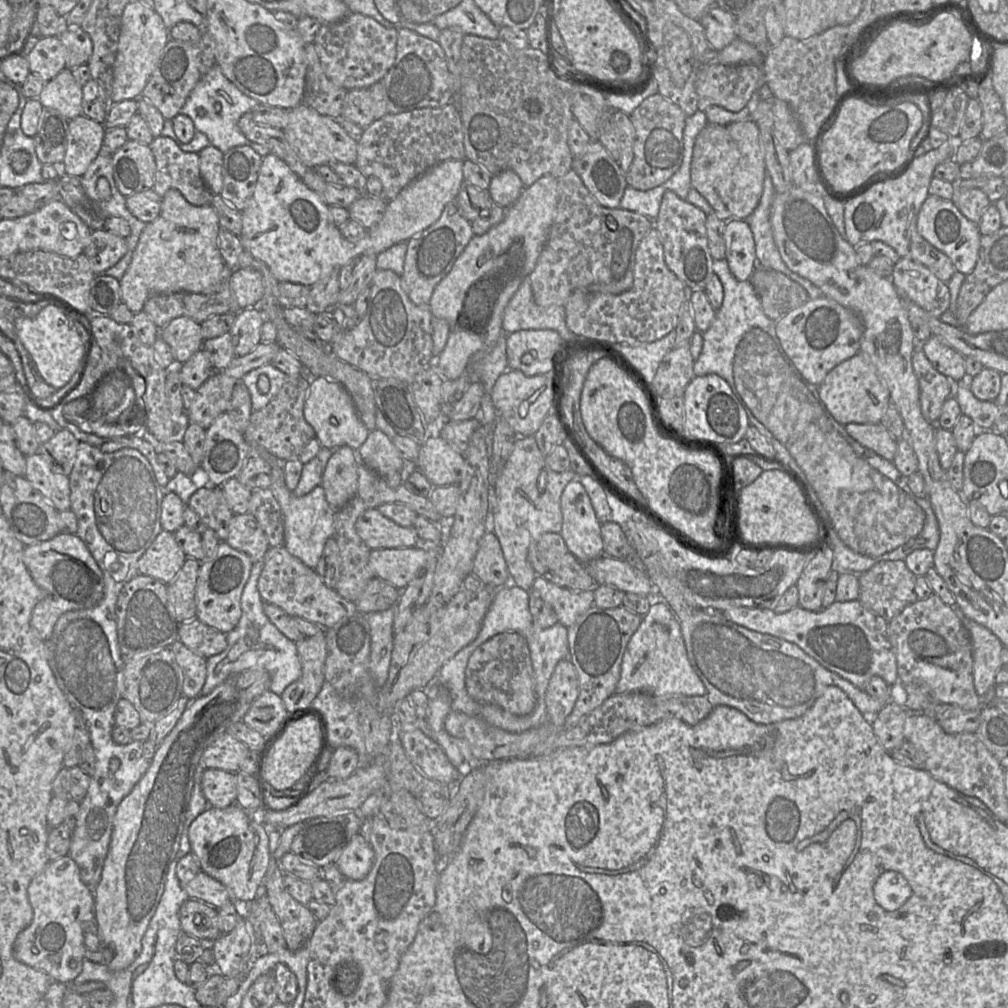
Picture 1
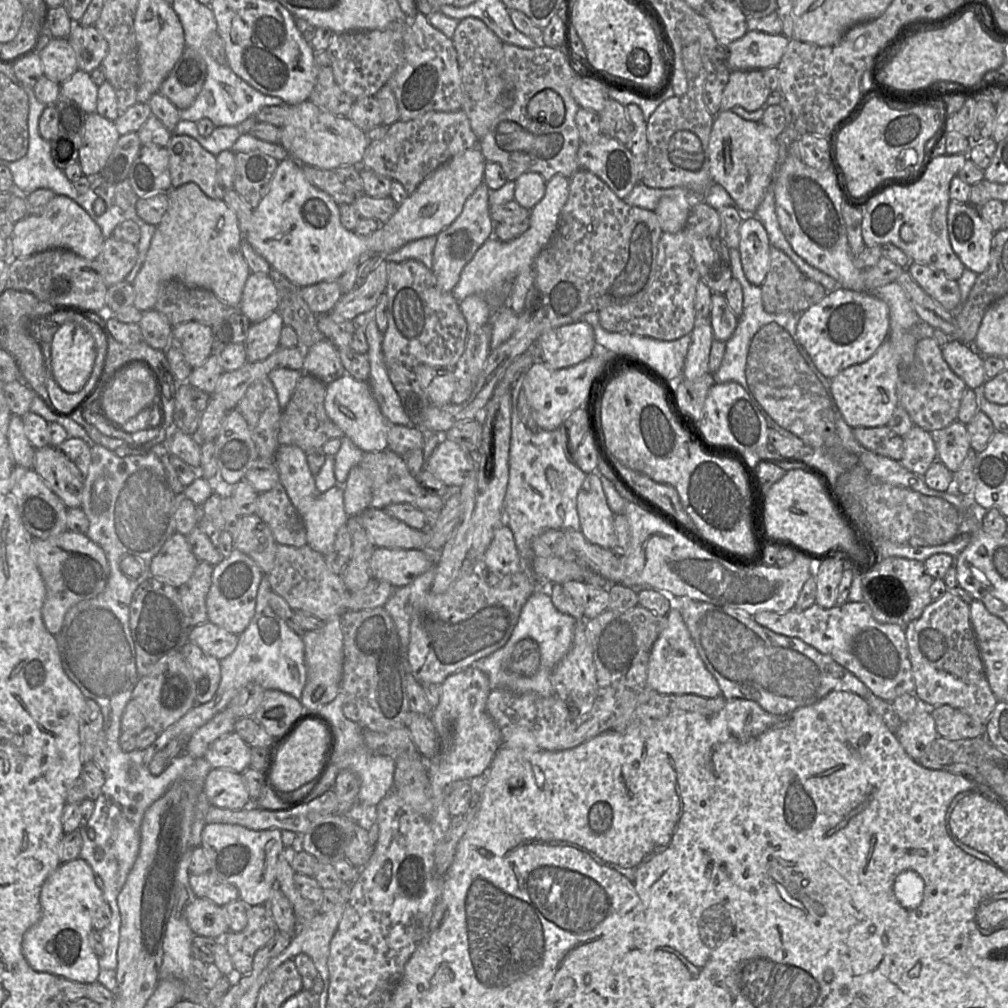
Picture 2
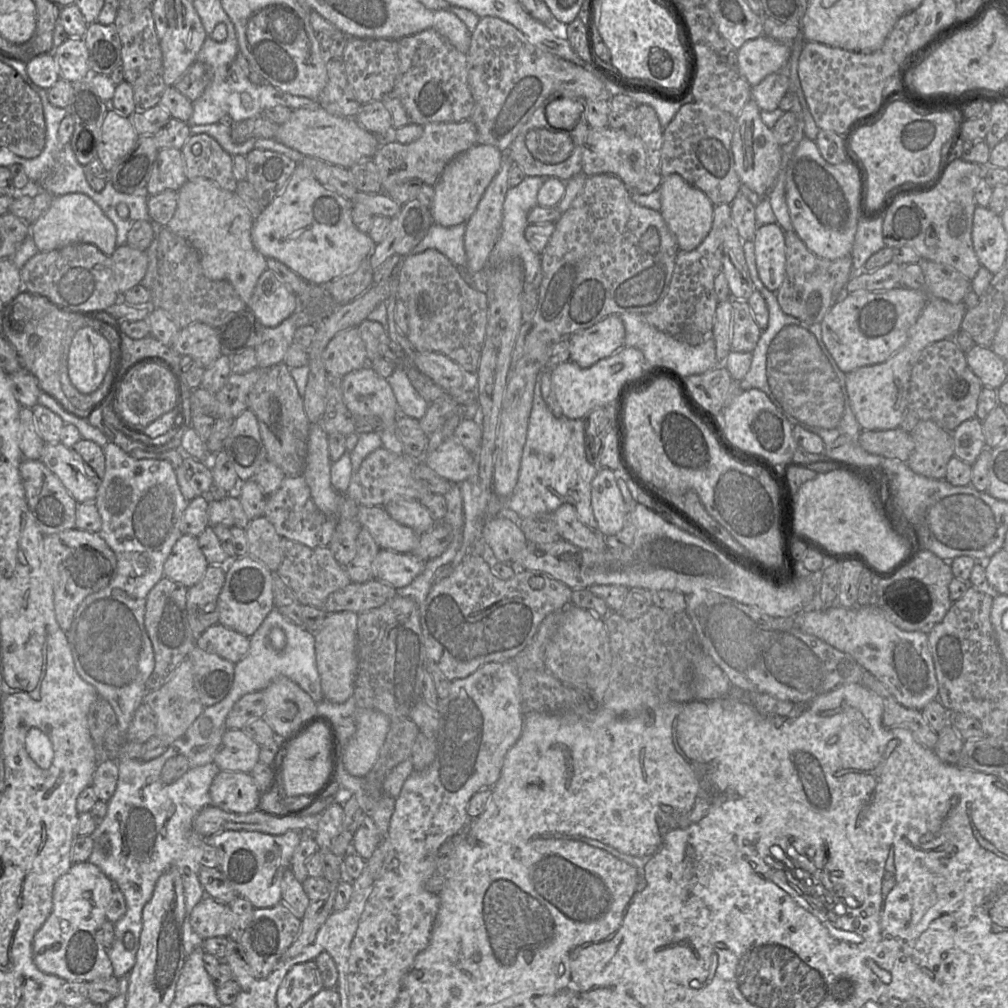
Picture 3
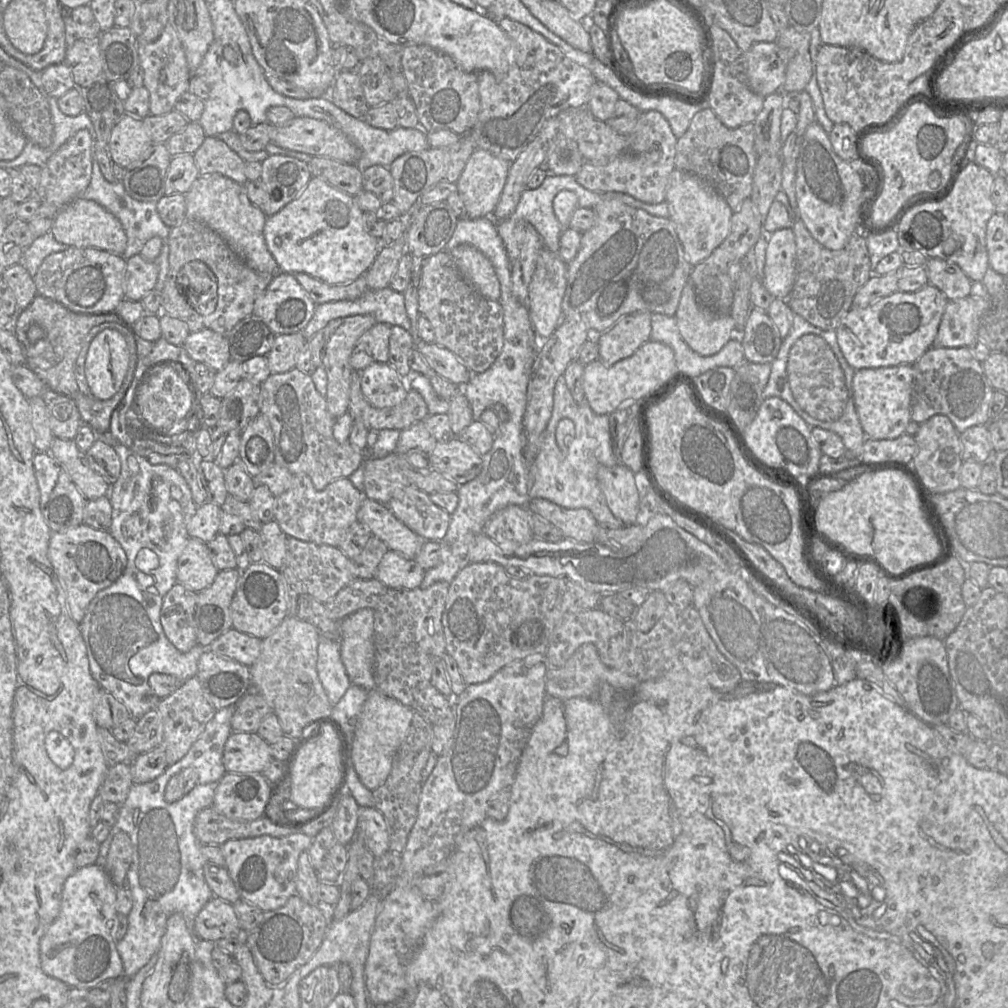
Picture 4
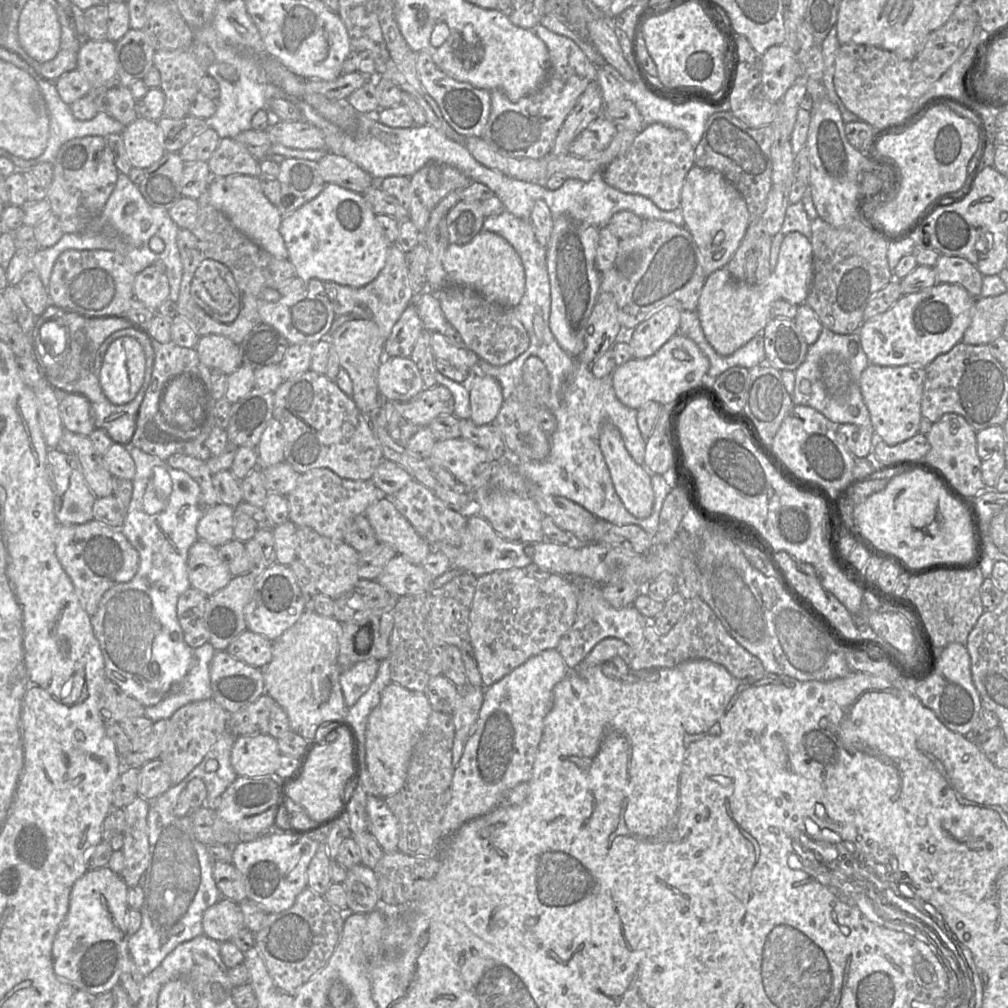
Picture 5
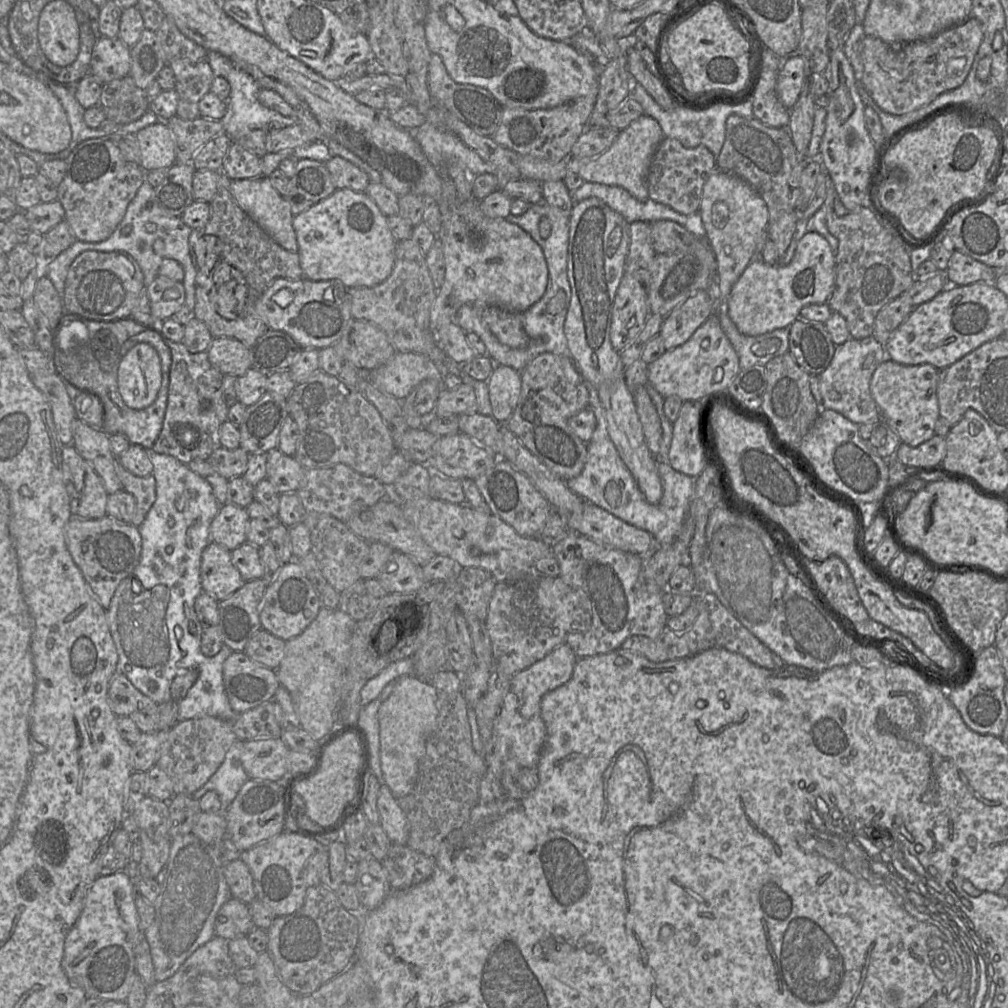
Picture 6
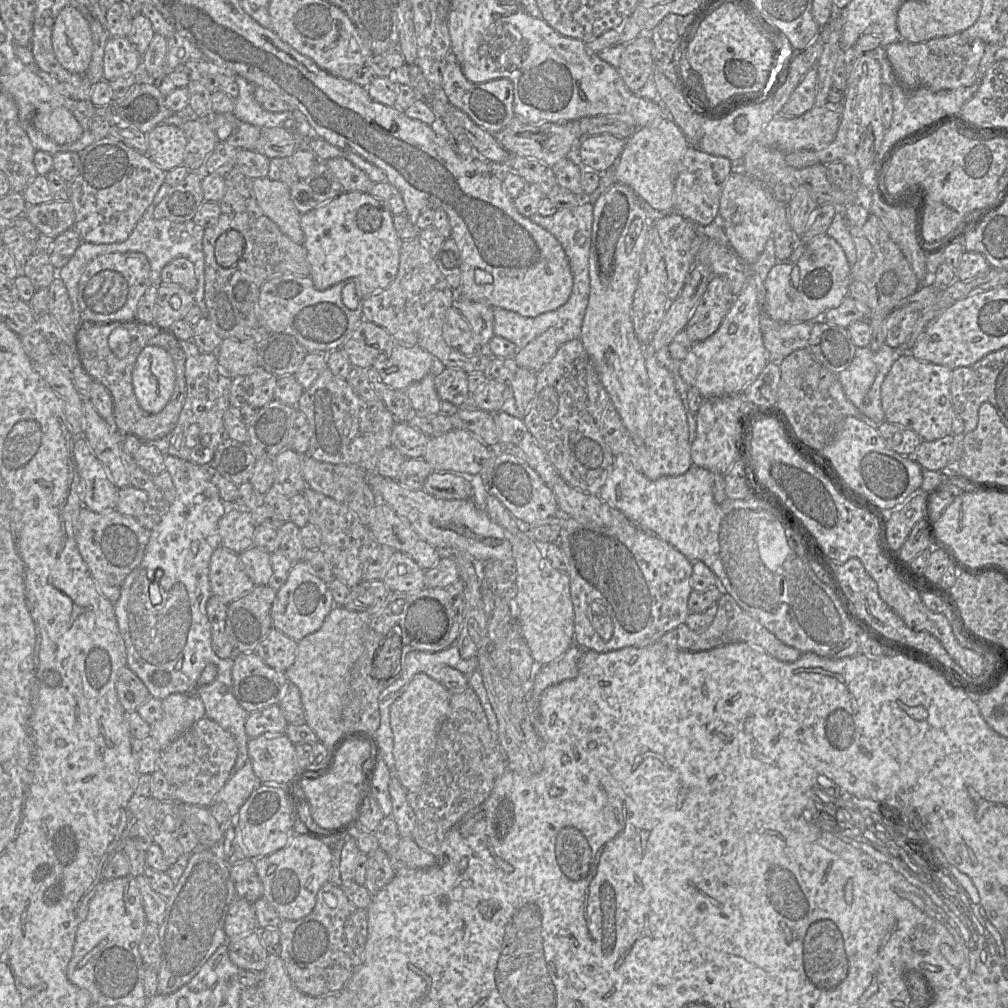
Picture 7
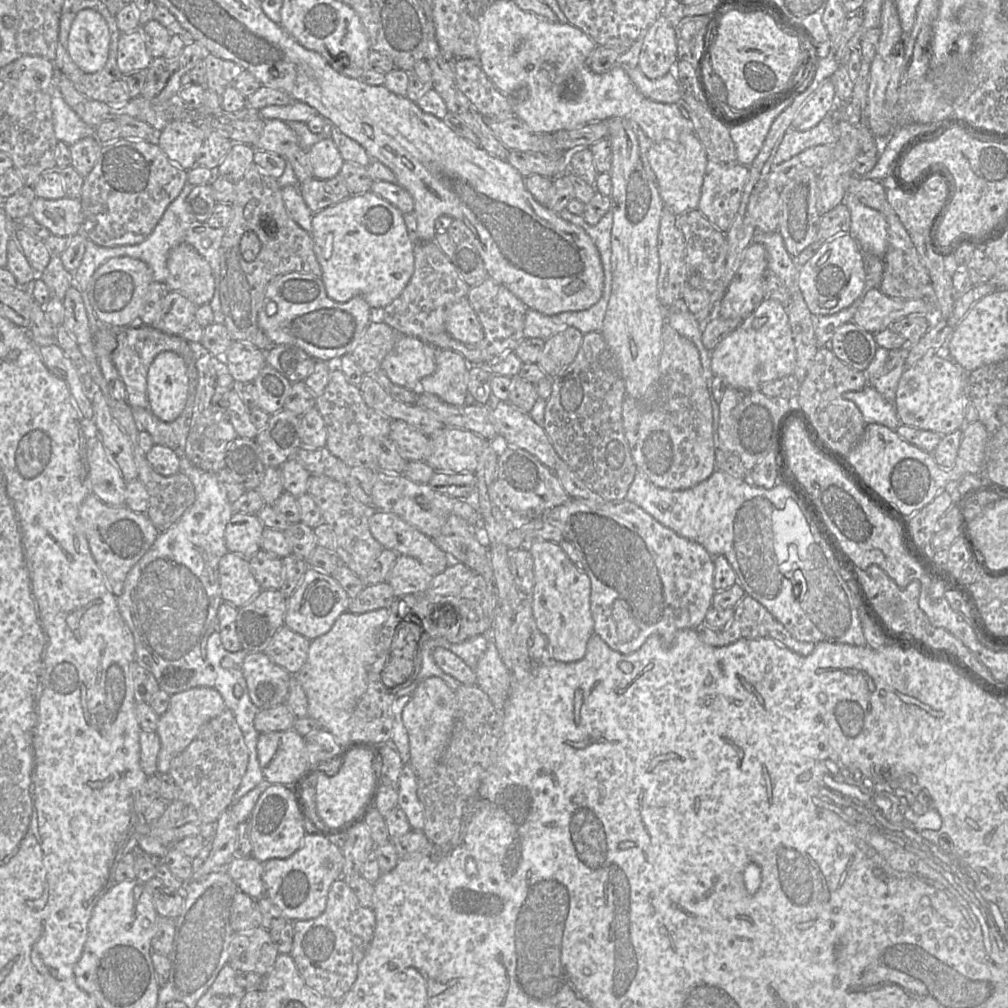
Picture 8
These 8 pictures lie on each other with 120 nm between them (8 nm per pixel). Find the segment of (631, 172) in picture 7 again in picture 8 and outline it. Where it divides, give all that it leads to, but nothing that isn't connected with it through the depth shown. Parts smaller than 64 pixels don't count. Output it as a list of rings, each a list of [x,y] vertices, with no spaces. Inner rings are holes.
[[[681,133],[676,139],[654,142],[647,152],[649,164],[656,174],[665,210],[675,215],[696,210],[701,197],[709,158],[694,133]]]

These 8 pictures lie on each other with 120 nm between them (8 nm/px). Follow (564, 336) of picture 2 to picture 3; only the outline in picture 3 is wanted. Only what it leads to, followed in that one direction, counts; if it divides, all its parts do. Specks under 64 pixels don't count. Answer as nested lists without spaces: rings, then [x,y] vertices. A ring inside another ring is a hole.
[[[611,315],[595,325],[578,331],[566,340],[569,361],[588,368],[624,347],[625,327],[618,315]]]

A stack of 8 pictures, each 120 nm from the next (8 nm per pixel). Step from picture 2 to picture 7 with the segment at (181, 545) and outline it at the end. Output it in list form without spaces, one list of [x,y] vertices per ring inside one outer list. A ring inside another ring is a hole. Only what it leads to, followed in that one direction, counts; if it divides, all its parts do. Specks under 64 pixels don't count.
[[[223,546],[211,555],[209,581],[212,595],[229,604],[250,592],[255,584],[243,569],[239,556]]]

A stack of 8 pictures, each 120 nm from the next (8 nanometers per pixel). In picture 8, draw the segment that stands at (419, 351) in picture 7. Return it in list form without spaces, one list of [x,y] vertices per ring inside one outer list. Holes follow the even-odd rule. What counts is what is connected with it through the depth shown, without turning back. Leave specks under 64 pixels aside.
[[[399,336],[382,361],[382,369],[396,385],[418,390],[421,380],[436,368],[436,348],[411,336]]]

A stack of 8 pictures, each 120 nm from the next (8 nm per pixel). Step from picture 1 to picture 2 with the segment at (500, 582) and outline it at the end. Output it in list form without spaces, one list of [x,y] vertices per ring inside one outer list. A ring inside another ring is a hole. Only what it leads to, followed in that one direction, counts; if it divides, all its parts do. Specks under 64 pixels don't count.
[[[501,525],[495,530],[481,561],[487,569],[504,577],[523,571],[523,563],[508,526]]]

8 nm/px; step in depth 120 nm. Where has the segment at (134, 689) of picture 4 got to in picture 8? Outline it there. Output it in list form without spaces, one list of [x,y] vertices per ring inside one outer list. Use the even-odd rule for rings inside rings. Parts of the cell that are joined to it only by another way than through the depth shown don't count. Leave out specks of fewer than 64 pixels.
[[[181,457],[179,473],[186,475],[193,483],[196,499],[178,521],[160,532],[150,549],[129,571],[125,579],[124,591],[117,597],[117,607],[133,634],[135,661],[153,674],[160,690],[171,696],[196,687],[213,688],[223,697],[226,710],[233,713],[249,751],[247,770],[234,795],[235,802],[264,780],[257,756],[257,741],[260,733],[254,726],[255,716],[262,709],[258,709],[252,703],[242,673],[243,661],[250,652],[242,649],[237,652],[227,651],[221,643],[217,621],[217,611],[223,601],[218,565],[222,556],[228,552],[225,544],[225,529],[236,509],[228,500],[216,473],[196,467],[185,457]]]

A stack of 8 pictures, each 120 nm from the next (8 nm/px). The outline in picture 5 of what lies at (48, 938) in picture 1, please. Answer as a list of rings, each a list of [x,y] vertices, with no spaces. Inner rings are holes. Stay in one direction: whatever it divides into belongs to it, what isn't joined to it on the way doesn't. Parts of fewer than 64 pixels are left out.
[[[108,867],[88,870],[72,887],[67,914],[56,934],[52,948],[53,969],[57,978],[93,995],[111,991],[119,984],[123,966],[129,958],[127,940],[128,885]]]

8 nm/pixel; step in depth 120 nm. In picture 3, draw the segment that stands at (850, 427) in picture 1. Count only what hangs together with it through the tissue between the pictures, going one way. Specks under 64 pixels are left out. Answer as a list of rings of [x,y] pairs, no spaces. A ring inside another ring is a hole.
[[[898,428],[884,431],[861,431],[860,446],[870,454],[906,463],[913,451],[911,435]]]

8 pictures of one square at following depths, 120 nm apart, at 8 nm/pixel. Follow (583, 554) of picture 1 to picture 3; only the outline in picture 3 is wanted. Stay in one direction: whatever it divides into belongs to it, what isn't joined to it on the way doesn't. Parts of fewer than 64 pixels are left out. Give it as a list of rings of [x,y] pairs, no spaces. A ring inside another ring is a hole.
[[[599,468],[591,483],[591,506],[597,523],[596,531],[604,536],[620,532],[627,515],[617,483],[617,477],[608,468]]]

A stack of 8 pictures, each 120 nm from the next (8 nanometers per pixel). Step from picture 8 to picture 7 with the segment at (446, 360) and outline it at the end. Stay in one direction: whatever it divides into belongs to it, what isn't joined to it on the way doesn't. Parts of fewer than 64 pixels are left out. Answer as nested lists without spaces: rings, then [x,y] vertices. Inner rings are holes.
[[[434,359],[432,373],[430,372],[423,379],[410,385],[405,390],[416,414],[453,413],[457,409],[456,406],[443,402],[435,388],[435,376],[445,368],[440,361]]]

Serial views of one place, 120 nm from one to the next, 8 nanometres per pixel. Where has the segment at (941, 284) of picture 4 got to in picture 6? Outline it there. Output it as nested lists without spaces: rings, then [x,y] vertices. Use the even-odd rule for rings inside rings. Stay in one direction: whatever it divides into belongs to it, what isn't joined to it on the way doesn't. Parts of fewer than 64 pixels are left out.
[[[954,251],[944,270],[950,285],[964,286],[978,282],[993,283],[994,269],[961,252]]]

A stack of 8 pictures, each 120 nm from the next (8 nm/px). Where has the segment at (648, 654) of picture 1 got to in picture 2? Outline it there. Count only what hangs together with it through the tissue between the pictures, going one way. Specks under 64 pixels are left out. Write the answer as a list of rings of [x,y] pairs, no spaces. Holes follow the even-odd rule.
[[[674,604],[665,618],[666,627],[651,649],[647,669],[648,686],[664,695],[697,695],[704,698],[721,696],[721,689],[700,658],[677,605]]]

